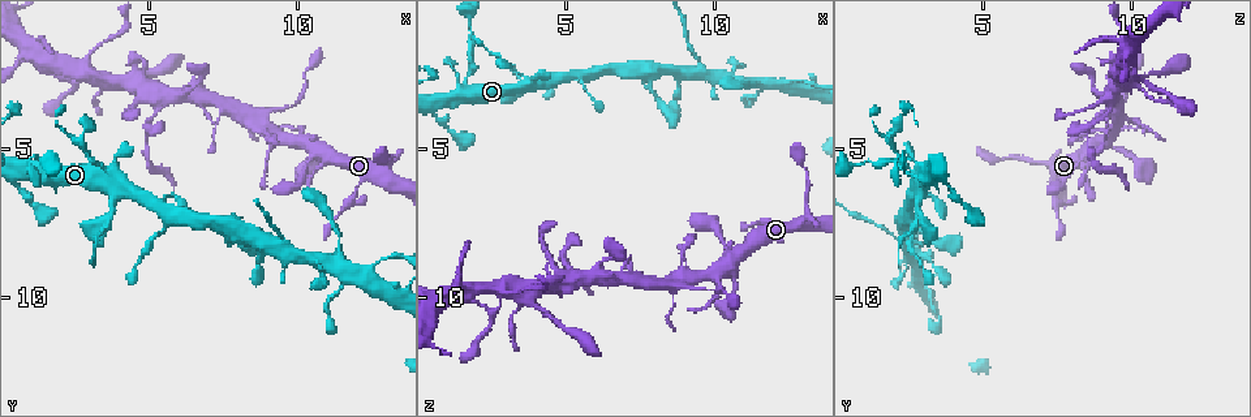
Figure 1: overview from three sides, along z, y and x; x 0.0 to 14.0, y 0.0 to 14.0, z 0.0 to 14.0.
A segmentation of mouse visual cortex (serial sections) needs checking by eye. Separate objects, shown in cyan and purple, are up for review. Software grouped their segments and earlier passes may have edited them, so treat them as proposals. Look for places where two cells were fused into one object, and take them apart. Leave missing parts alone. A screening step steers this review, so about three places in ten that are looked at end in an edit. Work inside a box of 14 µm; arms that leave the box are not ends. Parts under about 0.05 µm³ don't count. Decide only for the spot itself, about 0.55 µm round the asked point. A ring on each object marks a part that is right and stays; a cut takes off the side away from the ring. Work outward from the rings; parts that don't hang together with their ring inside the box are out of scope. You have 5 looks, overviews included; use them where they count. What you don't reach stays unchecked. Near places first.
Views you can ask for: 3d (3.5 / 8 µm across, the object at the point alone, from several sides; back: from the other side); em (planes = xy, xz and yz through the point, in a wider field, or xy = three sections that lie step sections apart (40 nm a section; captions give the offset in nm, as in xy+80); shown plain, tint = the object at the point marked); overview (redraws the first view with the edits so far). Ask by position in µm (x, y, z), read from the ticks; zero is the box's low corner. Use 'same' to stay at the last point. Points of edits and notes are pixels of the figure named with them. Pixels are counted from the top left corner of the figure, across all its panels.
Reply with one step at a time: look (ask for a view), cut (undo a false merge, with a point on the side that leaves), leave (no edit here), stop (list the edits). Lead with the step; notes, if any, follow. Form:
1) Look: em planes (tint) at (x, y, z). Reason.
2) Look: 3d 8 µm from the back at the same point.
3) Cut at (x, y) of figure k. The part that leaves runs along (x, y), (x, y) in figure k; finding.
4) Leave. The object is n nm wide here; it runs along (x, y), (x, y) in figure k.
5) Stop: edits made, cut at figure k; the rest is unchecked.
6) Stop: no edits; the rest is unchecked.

Look: 3d 3.5 µm at (4.6, 2.9, 9.5). Side arm on a straight run.

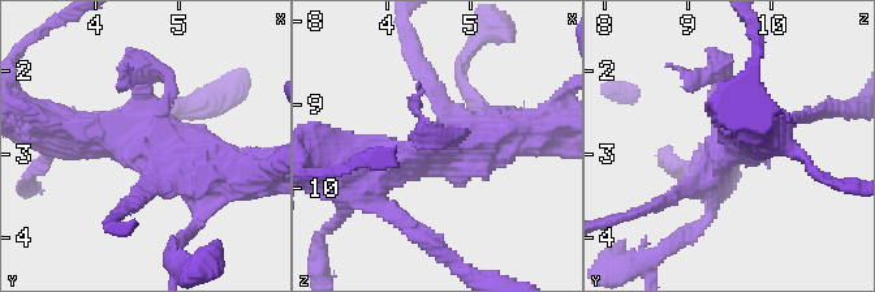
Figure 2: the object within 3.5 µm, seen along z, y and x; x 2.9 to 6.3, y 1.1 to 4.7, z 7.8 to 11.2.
Look: em xy step 5 (tint) at the same point. 3 arms meet here; the arms are 150, 500, 500 nm wide; need the tissue.

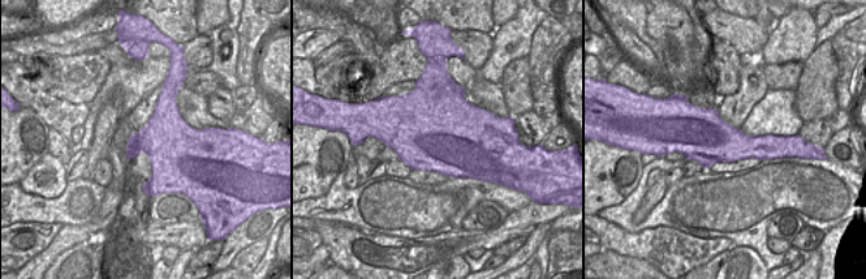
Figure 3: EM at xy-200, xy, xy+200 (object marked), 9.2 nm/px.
Leave. It runs along (520, 132), (464, 138), (360, 168) in figure 2; one cell here.

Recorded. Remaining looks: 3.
Look: em xy step 5 (tint) at (2.7, 4.7, 1.9). Abrupt turn.

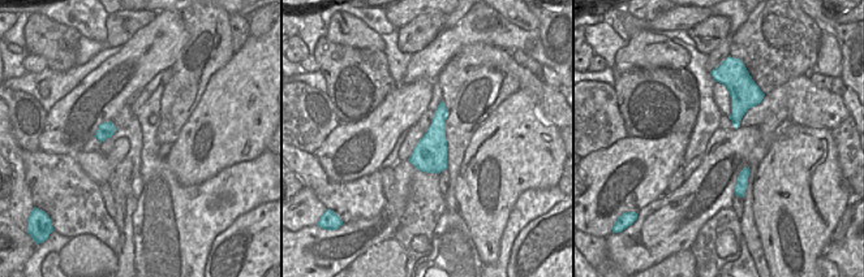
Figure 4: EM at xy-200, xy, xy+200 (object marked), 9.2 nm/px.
Look: 3d 3.5 µm at the same point.

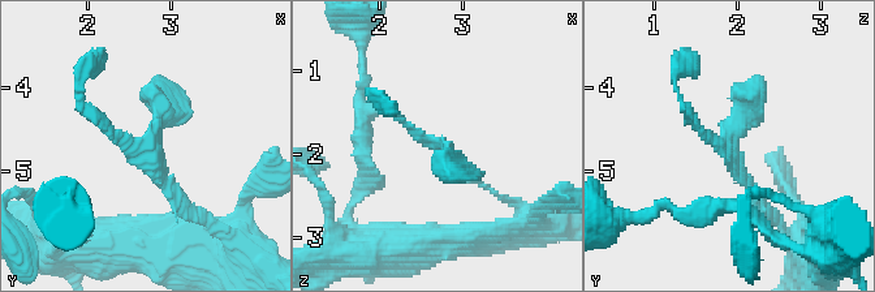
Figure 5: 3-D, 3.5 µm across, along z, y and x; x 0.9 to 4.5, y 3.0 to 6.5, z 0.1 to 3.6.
Leave. It runs along (194, 217), (146, 151), (154, 76) in figure 5; continuous, no second cell.

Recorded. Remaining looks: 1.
Stop: no edits; the rest is unchecked.

